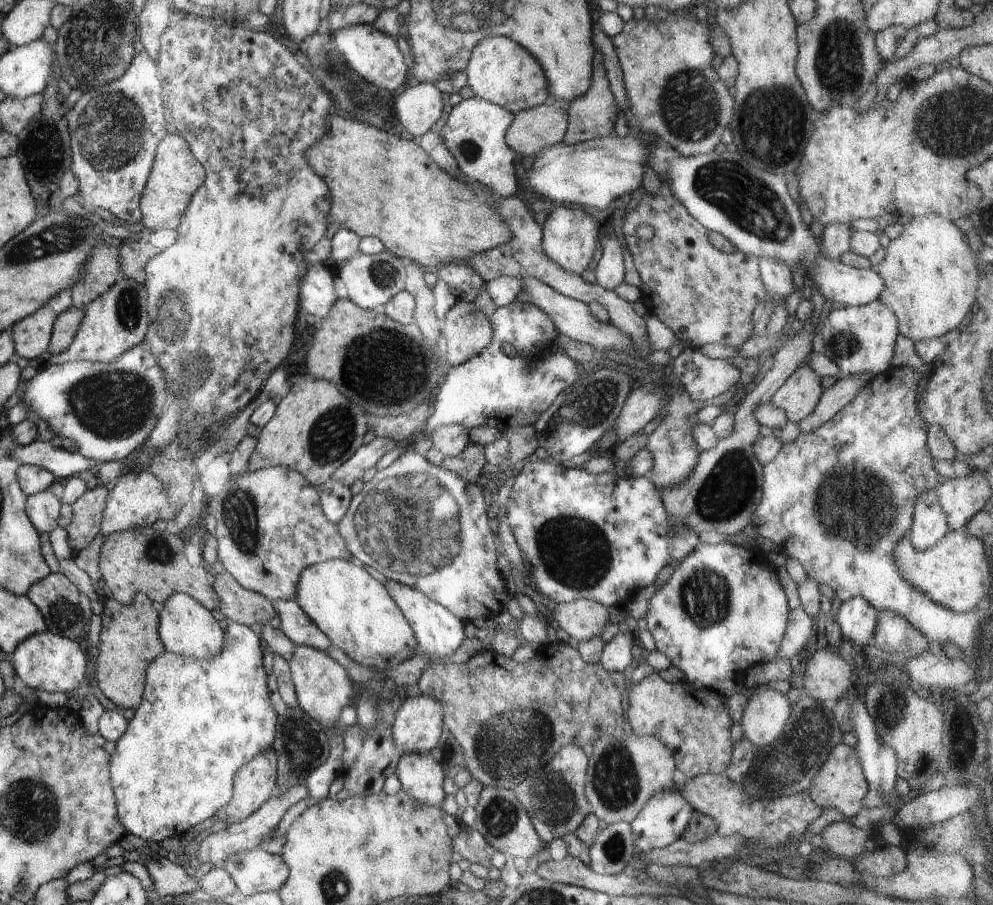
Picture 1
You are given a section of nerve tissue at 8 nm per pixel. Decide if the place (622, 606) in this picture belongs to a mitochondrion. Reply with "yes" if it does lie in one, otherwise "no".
no

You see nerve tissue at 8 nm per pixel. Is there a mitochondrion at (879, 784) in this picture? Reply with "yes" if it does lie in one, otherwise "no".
no

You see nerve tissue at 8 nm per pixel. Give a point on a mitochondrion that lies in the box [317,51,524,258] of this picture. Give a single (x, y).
(358, 103)

